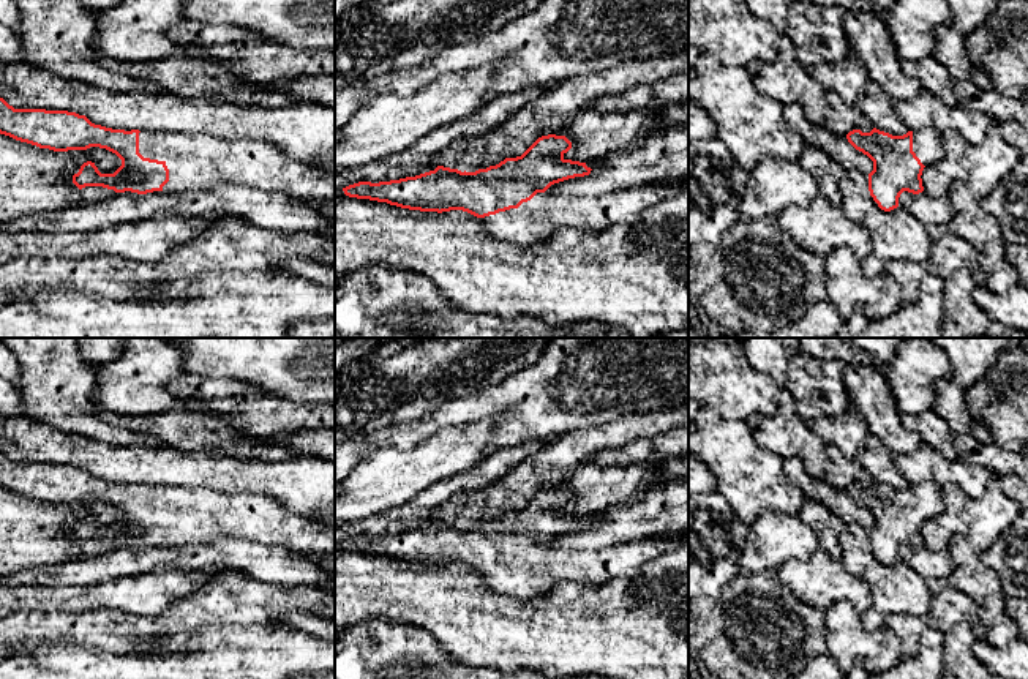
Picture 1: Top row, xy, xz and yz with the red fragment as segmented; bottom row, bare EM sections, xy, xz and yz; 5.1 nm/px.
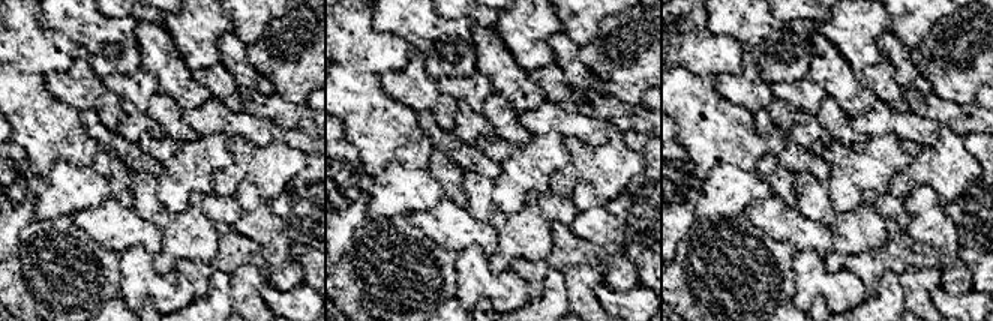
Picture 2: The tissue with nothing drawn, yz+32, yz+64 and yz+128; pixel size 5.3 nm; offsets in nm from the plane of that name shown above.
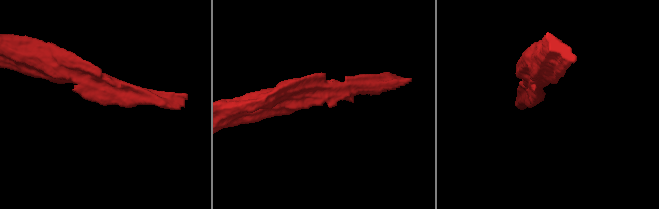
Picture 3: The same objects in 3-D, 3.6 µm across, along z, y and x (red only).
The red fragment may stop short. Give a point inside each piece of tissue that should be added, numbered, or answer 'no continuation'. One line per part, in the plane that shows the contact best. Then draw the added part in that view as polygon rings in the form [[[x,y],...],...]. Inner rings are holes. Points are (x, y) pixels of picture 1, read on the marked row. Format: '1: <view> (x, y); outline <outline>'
1: xy (196, 163); outline [[[141,131],[139,153],[144,158],[166,163],[169,182],[163,186],[164,193],[208,191],[224,183],[246,185],[267,193],[283,193],[310,204],[335,201],[335,171],[297,161],[280,147],[254,139],[232,141],[205,134]]]

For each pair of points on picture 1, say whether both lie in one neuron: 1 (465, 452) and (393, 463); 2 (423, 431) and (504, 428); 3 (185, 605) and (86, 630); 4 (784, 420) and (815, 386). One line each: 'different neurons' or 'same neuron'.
1: same neuron
2: same neuron
3: same neuron
4: different neurons

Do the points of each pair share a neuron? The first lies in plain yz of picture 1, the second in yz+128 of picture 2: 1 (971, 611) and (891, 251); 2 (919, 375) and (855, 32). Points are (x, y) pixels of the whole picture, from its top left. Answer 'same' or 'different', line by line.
1: same
2: same

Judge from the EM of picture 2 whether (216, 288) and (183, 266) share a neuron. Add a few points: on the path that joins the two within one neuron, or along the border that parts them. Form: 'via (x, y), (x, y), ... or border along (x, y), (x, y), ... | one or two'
border along (230, 275), (215, 270), (207, 291), (197, 297) | two

